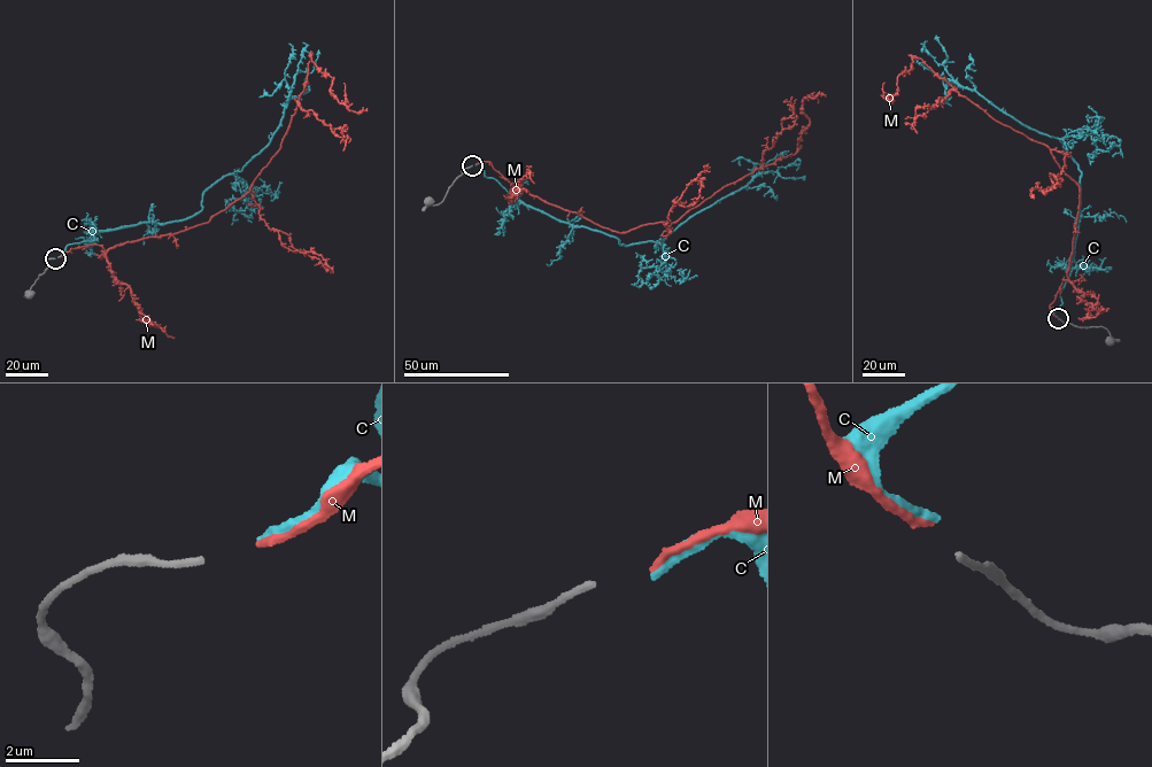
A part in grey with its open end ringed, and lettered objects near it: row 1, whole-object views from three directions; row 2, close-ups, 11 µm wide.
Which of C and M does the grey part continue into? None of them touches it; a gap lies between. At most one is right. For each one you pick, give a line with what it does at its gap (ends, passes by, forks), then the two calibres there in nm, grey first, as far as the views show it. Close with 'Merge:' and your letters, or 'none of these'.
M: it ends | 190/200 nm
Merge: M

